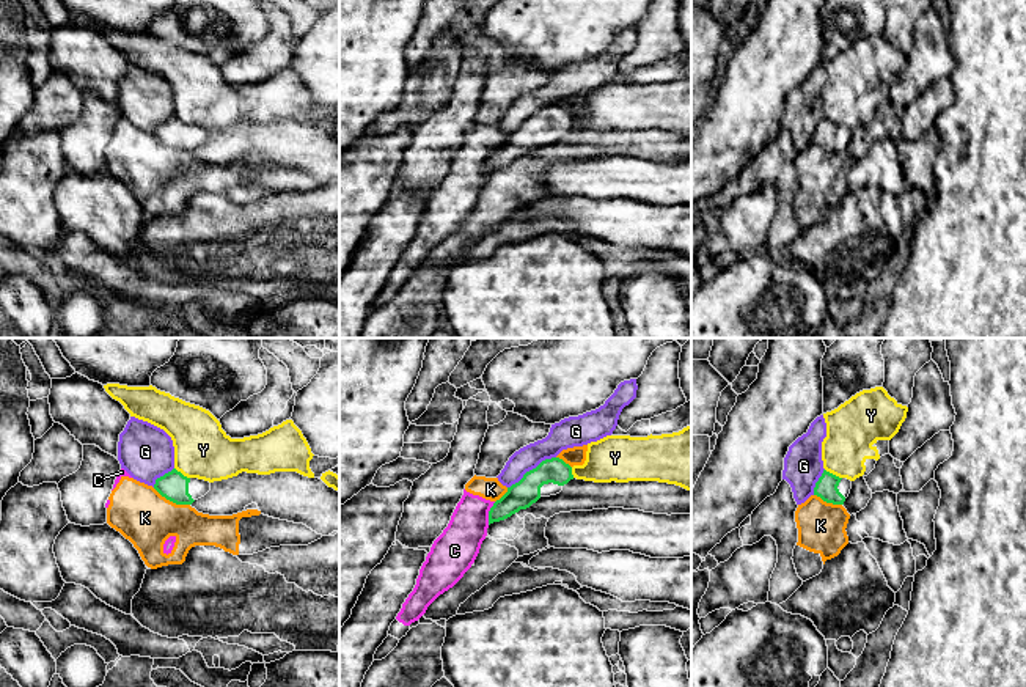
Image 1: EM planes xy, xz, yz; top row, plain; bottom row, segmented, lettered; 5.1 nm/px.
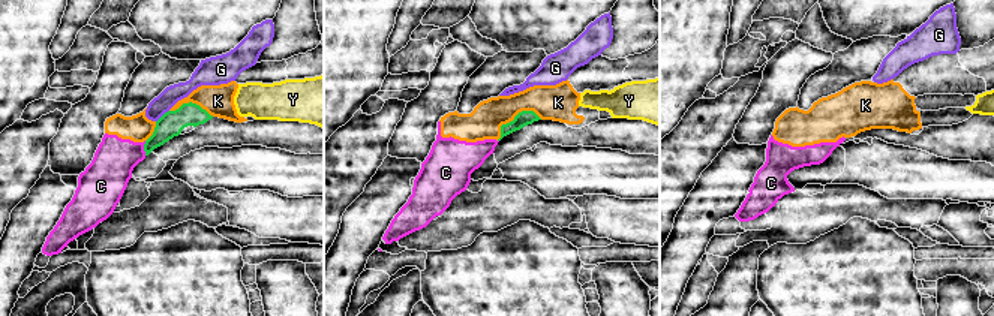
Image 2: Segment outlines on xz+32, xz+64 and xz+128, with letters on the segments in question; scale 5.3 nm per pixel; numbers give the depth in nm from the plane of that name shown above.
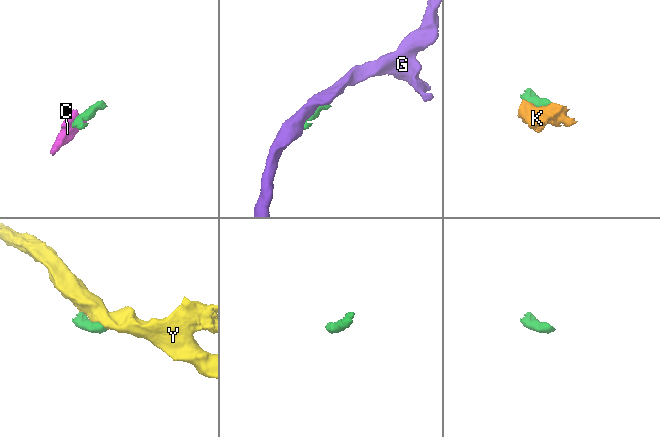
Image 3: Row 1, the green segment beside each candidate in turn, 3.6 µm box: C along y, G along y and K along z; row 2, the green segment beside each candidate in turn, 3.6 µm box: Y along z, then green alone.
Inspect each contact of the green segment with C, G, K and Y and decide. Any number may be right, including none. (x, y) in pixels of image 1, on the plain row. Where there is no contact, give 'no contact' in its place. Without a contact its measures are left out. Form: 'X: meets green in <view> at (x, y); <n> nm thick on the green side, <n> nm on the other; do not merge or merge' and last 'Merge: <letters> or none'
C: meets green in xz at (489, 161); 140 nm thick on the green side, 220 nm on the other; do not merge
G: meets green in xz at (533, 117); 140 nm thick on the green side, 140 nm on the other; do not merge
K: meets green in xy at (172, 148); 150 nm thick on the green side, 280 nm on the other; do not merge
Y: meets green in yz at (831, 121); 110 nm thick on the green side, 260 nm on the other; do not merge
Merge: none

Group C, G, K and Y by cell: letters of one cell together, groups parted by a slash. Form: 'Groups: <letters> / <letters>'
Groups: C K / G / Y

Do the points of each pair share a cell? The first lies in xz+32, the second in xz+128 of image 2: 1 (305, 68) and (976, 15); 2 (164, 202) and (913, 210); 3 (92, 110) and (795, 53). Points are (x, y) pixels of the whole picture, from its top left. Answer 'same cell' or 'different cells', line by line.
1: different cells
2: same cell
3: same cell

